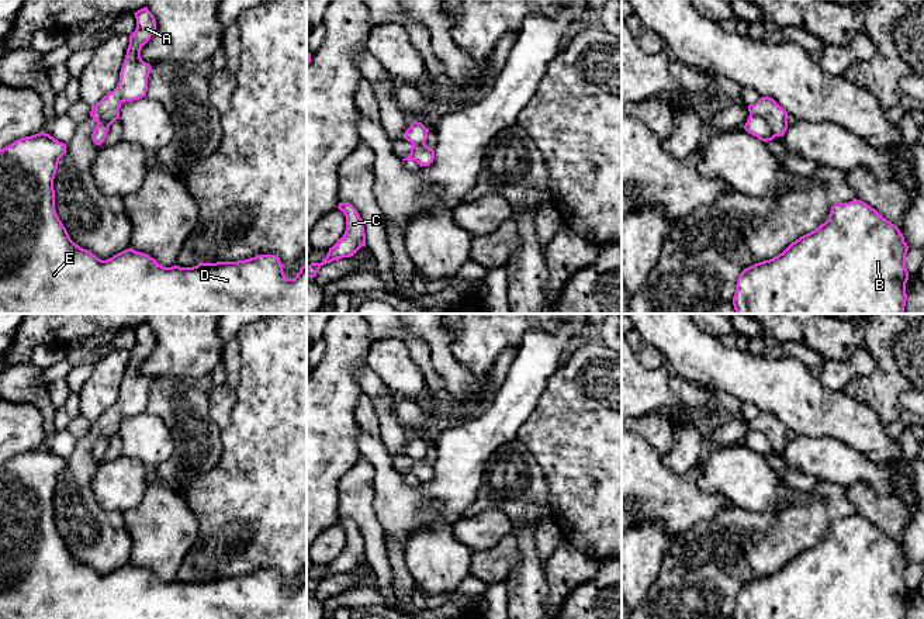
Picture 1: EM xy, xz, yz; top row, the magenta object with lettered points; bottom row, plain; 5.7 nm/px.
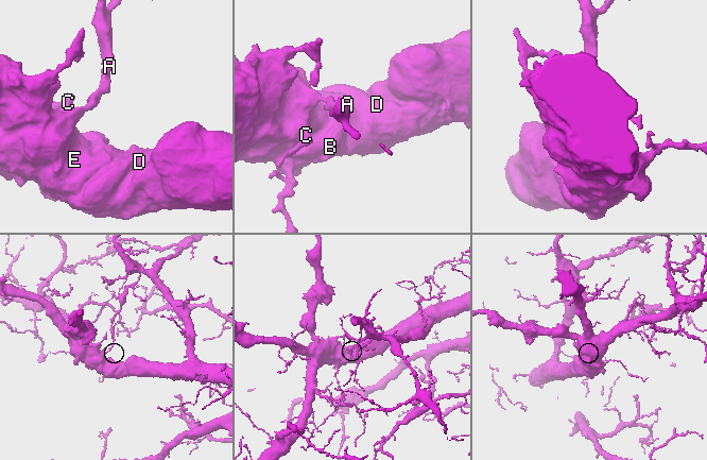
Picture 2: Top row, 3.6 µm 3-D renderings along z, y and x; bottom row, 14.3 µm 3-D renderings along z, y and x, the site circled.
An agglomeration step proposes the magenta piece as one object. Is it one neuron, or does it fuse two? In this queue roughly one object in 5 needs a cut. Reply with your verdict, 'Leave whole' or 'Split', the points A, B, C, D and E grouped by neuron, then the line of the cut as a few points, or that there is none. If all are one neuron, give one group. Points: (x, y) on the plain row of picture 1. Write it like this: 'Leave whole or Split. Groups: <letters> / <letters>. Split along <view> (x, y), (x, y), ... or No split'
Split. Groups: A / B C D E. Split along yz (750, 428), (758, 429), (774, 452)

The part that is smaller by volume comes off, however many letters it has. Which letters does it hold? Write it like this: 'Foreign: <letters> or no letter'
Foreign: A

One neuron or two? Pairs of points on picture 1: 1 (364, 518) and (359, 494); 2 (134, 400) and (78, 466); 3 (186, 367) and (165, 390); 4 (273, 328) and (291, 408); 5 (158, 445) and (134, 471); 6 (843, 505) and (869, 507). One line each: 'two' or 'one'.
1: one
2: one
3: two
4: one
5: two
6: two

